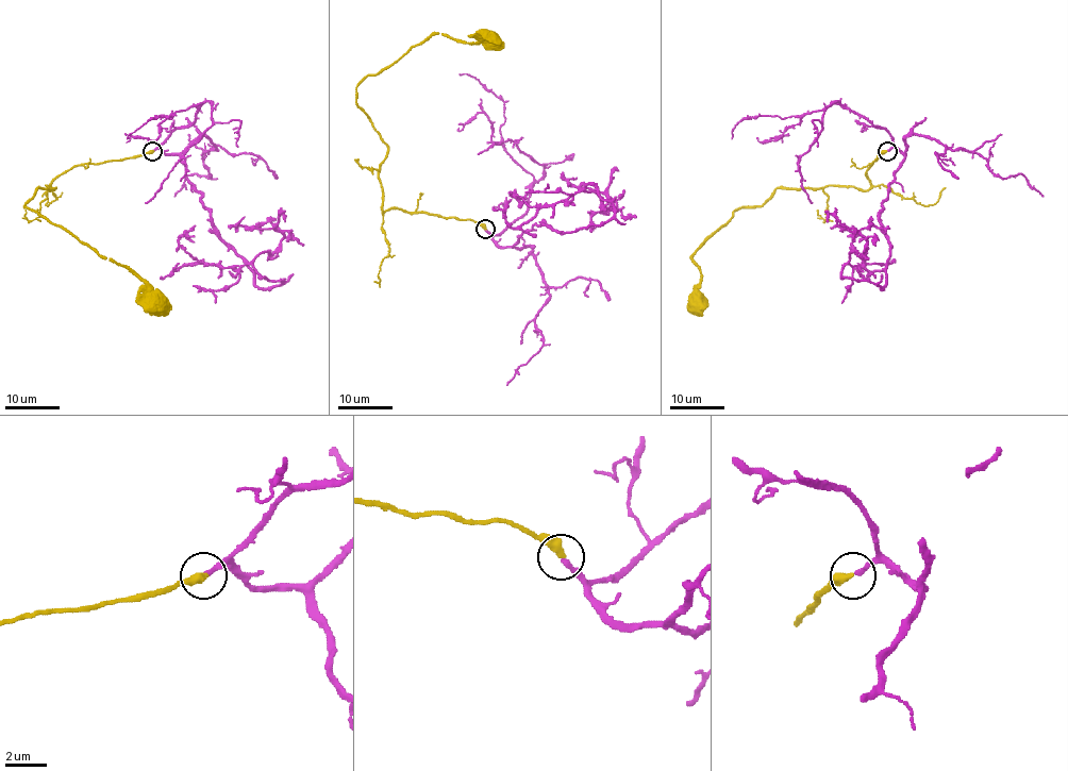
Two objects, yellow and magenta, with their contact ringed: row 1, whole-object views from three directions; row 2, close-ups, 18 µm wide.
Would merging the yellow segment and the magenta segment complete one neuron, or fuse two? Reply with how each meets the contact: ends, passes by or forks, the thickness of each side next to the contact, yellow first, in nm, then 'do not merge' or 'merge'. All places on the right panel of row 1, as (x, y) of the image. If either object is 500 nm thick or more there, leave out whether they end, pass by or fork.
yellow ends there; magenta ends there; 400 nm thick on the yellow side, 220 nm on the other; merge

